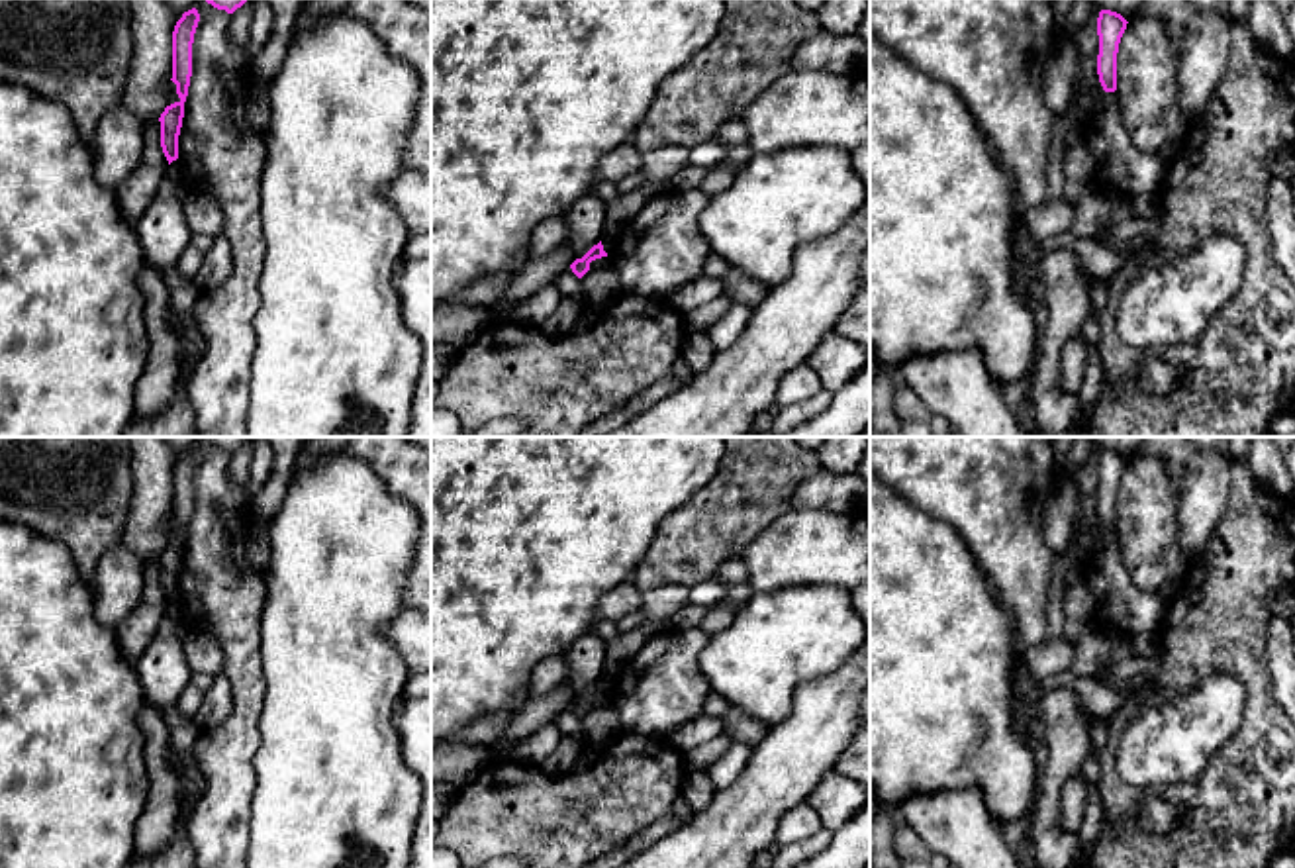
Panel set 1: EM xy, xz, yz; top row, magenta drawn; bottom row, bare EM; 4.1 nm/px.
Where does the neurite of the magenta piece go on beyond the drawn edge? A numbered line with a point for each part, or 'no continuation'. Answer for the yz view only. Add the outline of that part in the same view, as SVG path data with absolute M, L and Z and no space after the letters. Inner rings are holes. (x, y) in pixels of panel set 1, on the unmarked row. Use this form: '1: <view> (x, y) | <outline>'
no continuation

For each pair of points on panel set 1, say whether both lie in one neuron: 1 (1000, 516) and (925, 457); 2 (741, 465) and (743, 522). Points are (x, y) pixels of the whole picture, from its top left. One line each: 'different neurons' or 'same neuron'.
1: same neuron
2: same neuron

